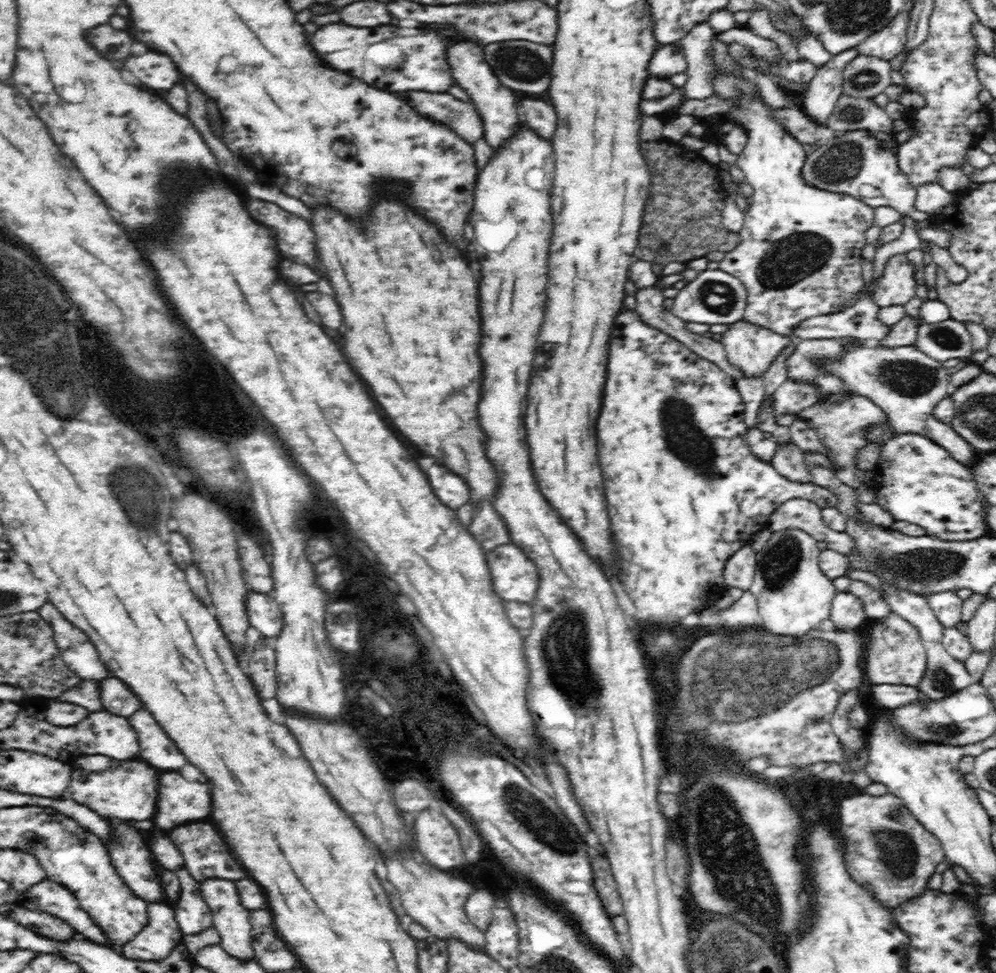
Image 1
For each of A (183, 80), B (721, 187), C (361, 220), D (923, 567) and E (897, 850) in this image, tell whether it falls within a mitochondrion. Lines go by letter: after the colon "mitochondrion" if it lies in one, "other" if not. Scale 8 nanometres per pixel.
A: other
B: other
C: other
D: mitochondrion
E: mitochondrion

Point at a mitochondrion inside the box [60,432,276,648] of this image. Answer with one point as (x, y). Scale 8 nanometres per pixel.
(136, 492)

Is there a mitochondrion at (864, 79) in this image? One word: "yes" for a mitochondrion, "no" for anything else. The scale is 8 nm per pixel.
yes

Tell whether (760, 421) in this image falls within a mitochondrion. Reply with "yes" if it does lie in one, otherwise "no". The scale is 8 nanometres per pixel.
no

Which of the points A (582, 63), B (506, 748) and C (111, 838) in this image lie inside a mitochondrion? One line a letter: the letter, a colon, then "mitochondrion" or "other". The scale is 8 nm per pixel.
A: other
B: other
C: other

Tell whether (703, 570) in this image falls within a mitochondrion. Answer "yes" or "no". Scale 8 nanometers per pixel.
no

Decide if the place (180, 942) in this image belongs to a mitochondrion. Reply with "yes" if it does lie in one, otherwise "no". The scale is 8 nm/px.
no

